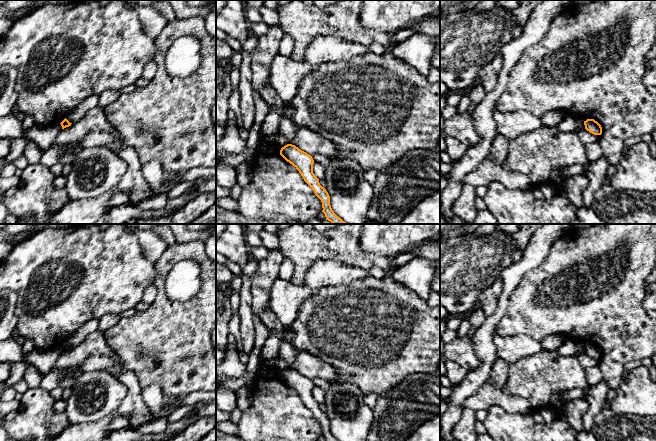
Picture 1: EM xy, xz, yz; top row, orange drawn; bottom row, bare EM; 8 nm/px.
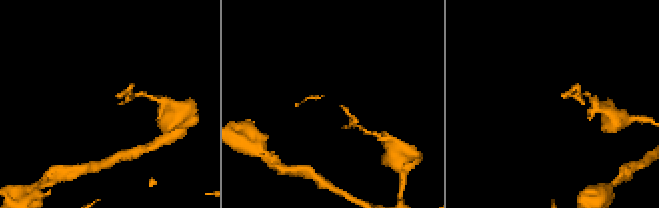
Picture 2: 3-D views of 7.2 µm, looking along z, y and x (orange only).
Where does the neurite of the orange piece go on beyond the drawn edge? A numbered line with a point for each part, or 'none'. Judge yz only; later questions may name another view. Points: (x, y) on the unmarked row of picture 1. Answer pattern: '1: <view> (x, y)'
none

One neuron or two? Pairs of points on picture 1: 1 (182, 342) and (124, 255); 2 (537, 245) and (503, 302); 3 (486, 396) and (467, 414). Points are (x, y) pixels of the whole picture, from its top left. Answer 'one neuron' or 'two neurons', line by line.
1: two neurons
2: one neuron
3: two neurons

